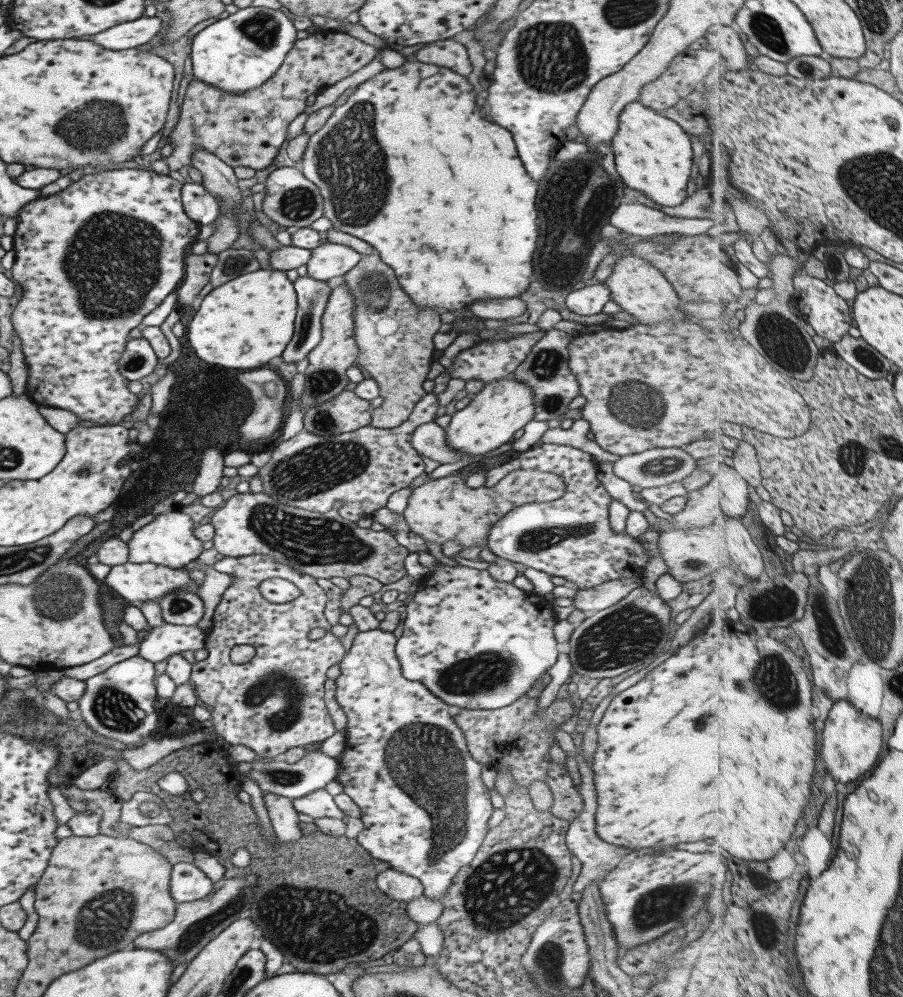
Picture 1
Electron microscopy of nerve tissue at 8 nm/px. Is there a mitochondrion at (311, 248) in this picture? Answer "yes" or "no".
no

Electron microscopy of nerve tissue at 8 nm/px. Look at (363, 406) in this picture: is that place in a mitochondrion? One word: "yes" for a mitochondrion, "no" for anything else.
no

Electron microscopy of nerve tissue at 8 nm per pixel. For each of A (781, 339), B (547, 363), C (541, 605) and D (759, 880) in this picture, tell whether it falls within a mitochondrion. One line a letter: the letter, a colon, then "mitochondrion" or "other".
A: mitochondrion
B: mitochondrion
C: other
D: other

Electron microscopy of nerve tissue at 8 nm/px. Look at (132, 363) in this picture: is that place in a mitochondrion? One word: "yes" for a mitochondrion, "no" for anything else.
yes

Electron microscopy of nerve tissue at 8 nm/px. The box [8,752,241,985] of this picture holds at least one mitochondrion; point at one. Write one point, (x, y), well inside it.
(104, 920)

